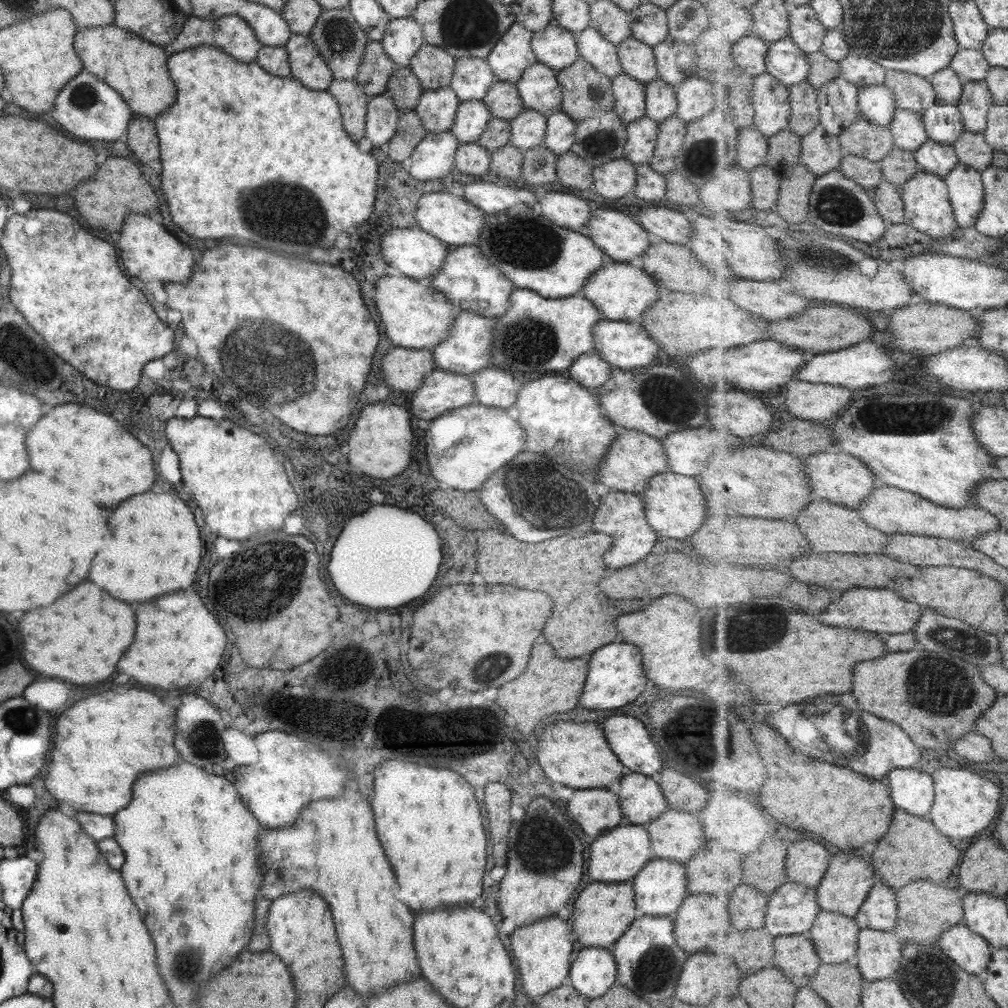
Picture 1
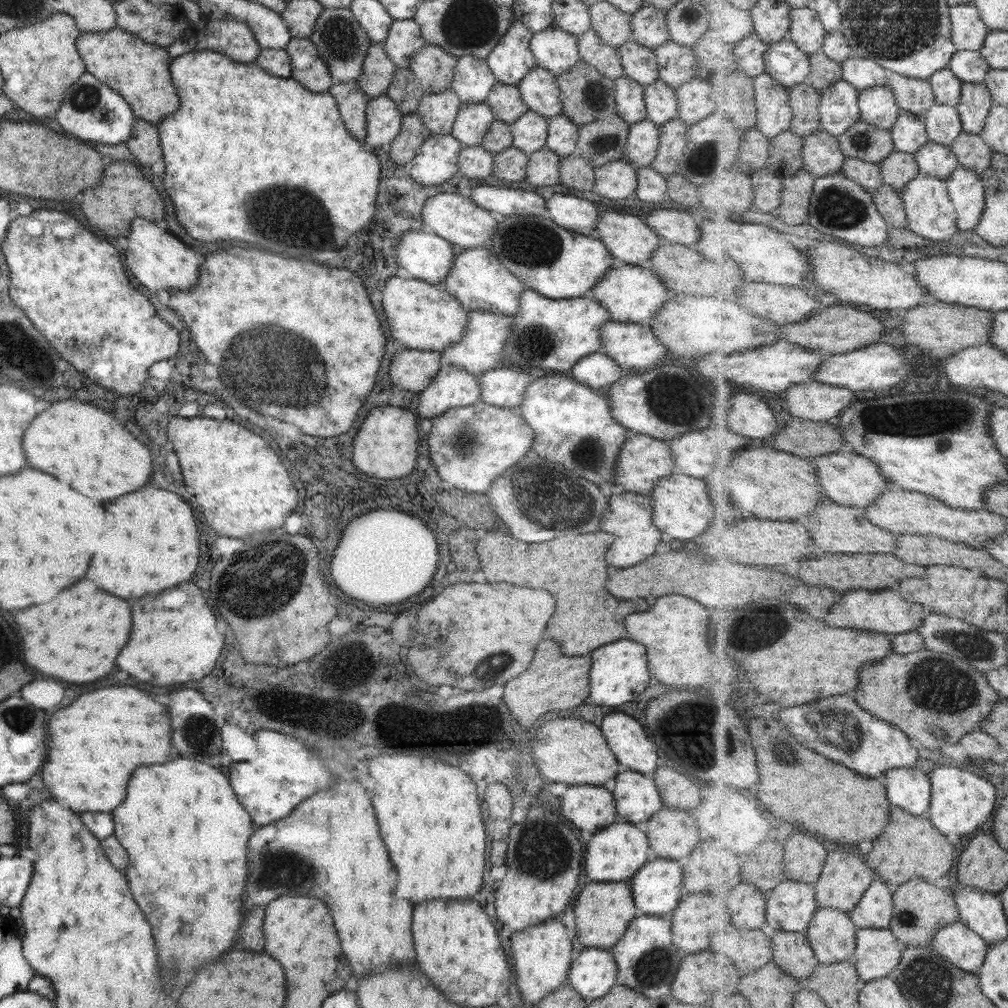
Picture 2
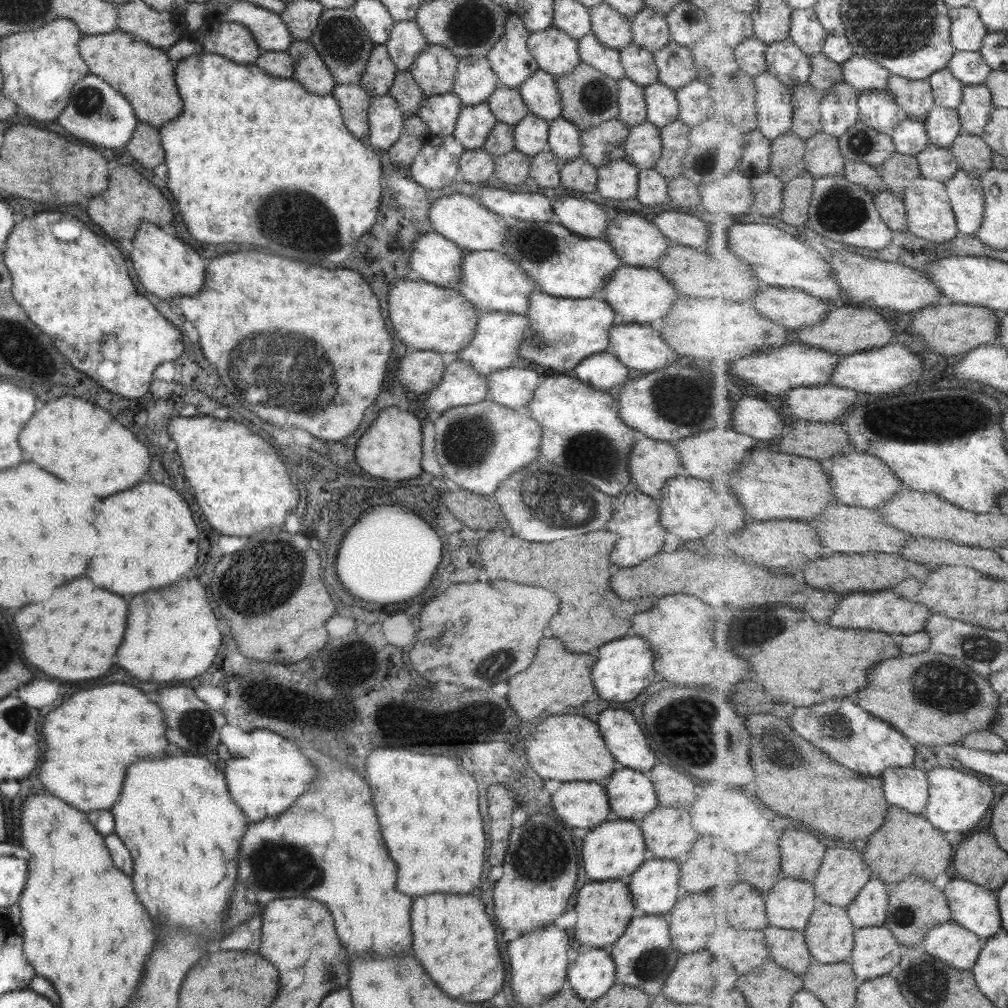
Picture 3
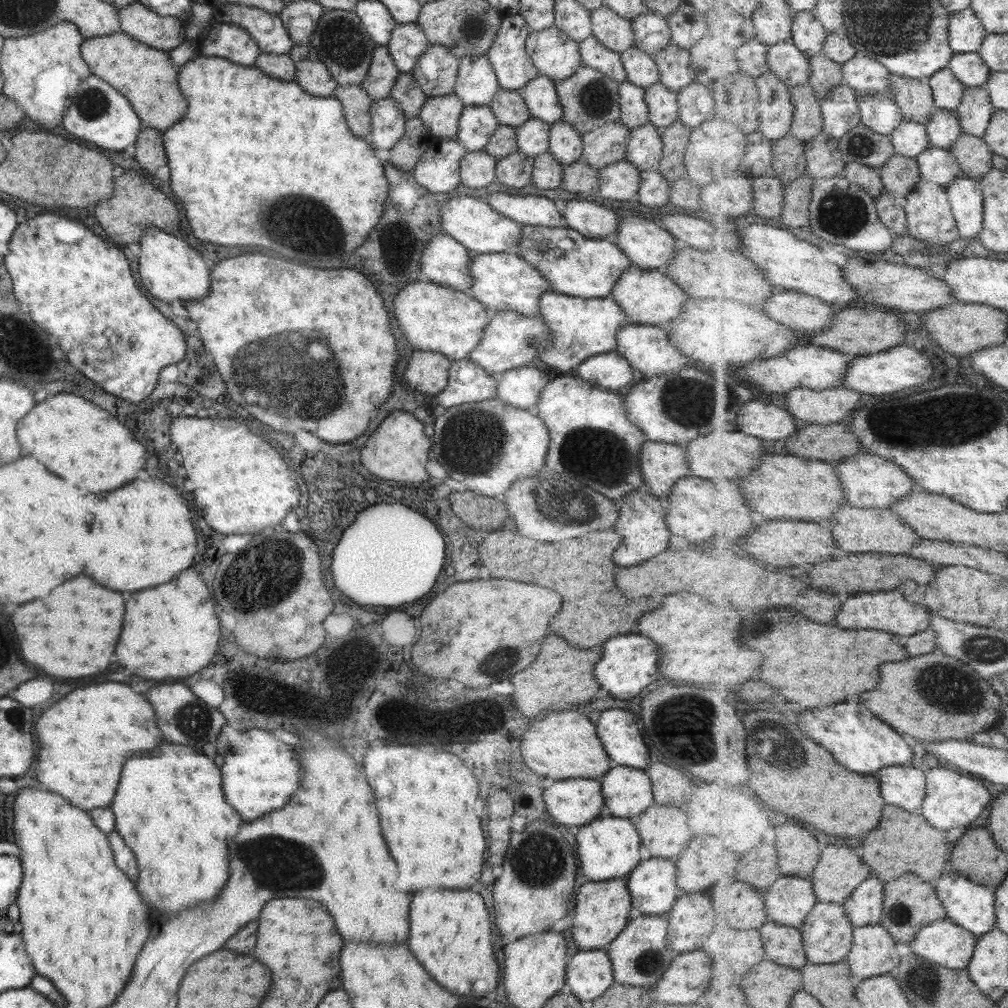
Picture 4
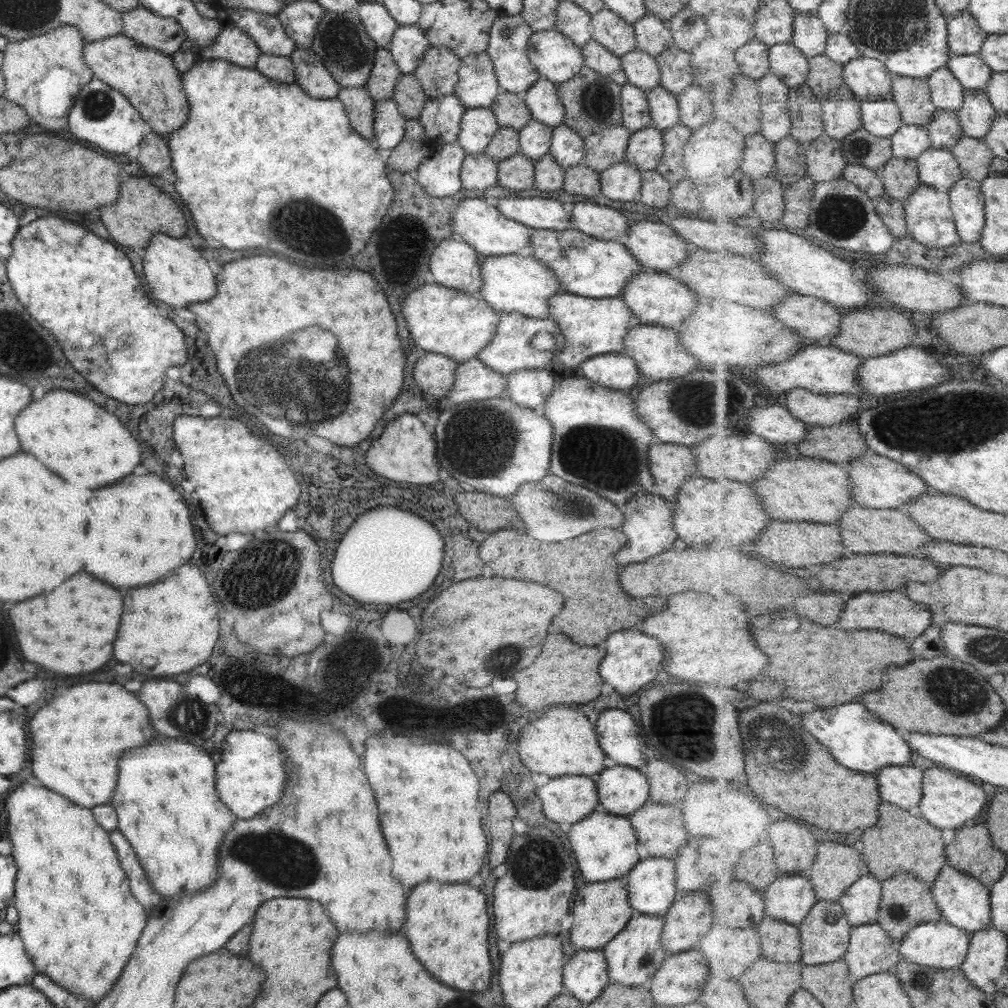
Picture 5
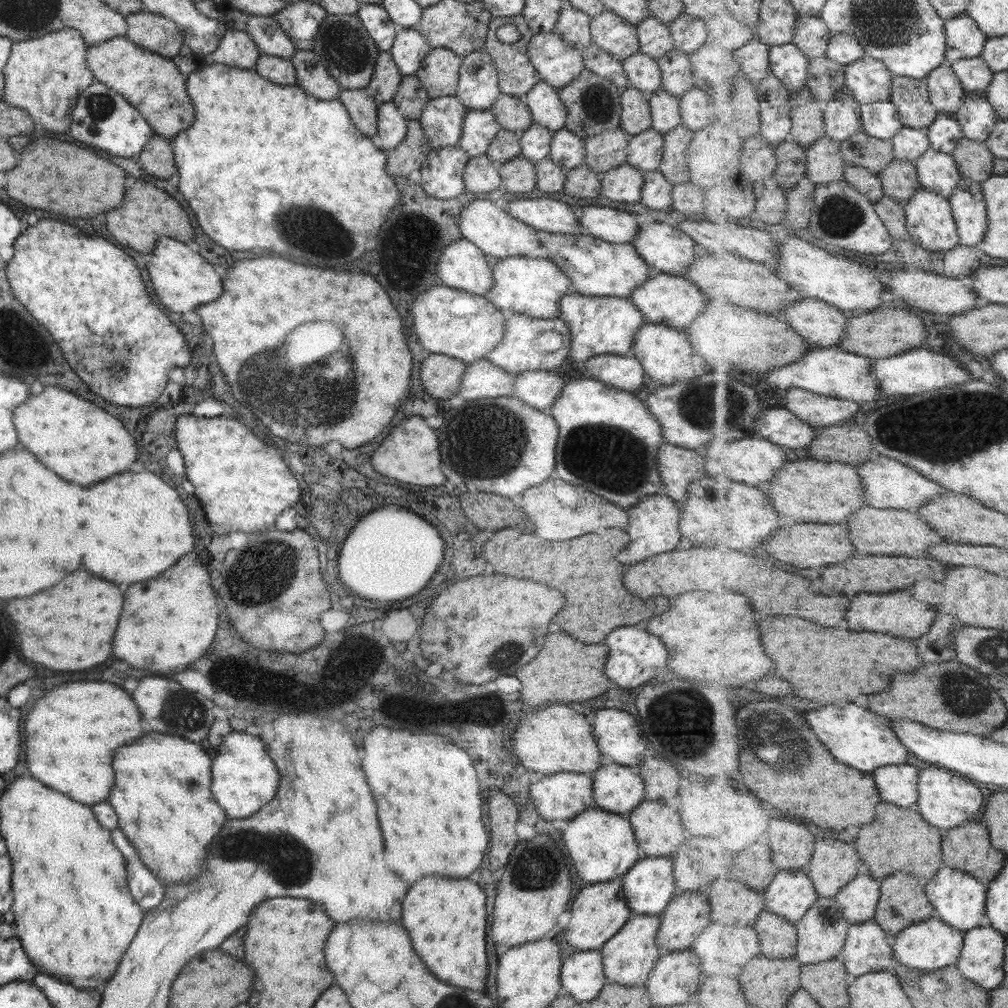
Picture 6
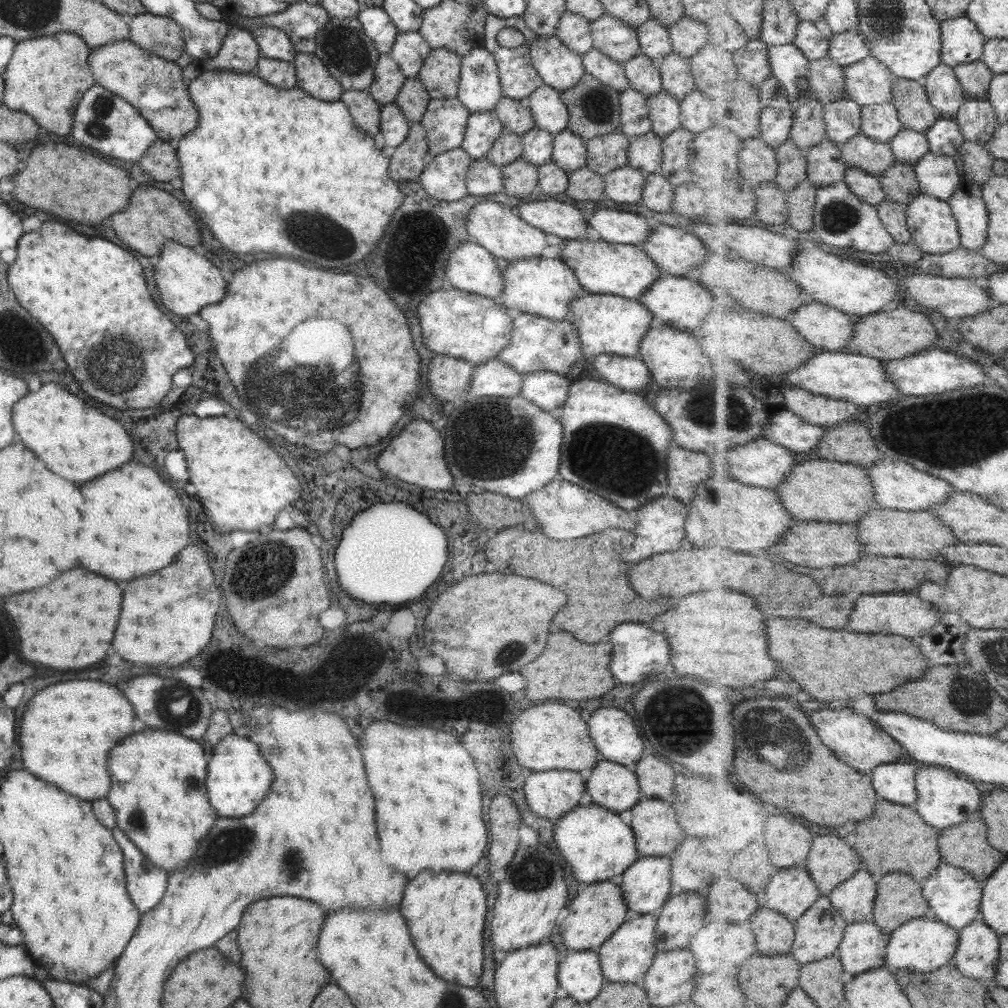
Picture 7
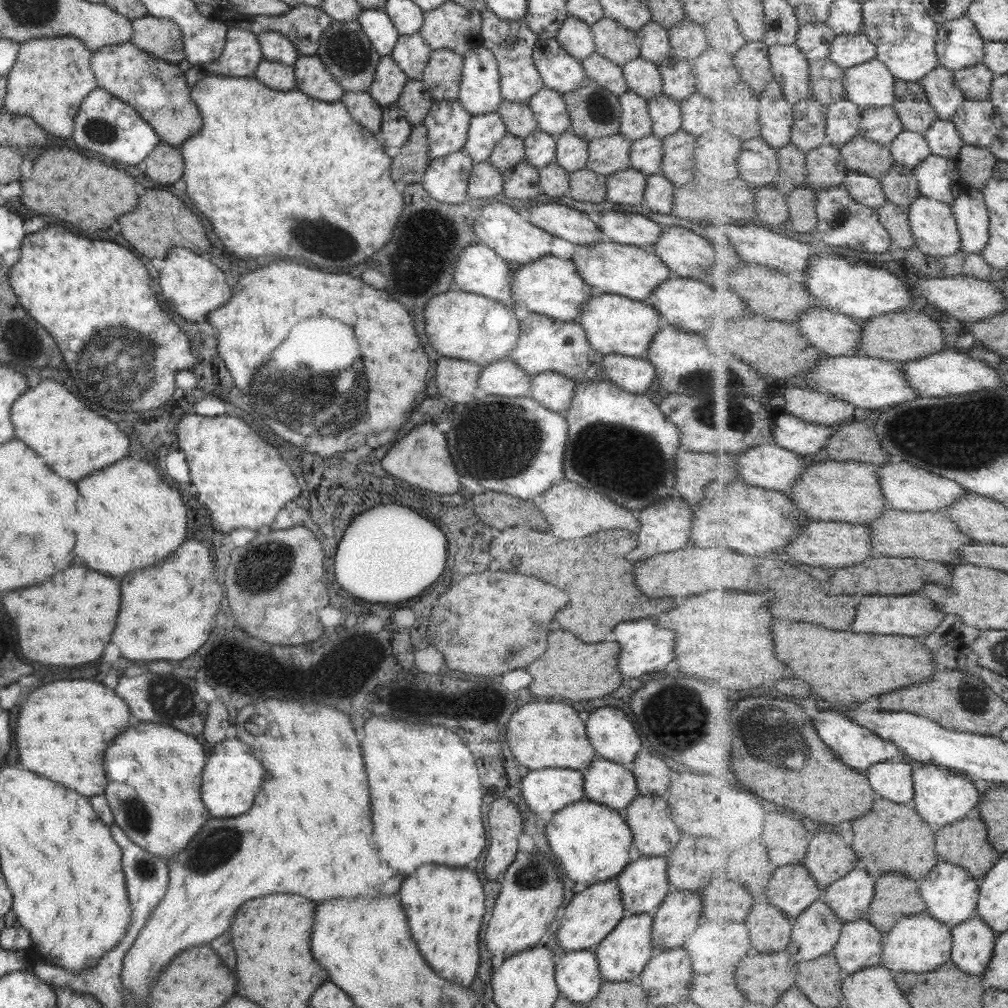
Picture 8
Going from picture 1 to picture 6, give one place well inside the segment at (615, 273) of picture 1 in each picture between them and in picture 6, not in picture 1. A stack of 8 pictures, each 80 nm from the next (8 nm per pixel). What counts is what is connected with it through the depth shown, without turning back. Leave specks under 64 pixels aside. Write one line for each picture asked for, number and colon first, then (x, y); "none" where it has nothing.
2: (631, 294)
3: (637, 295)
4: (648, 297)
5: (657, 298)
6: (669, 300)

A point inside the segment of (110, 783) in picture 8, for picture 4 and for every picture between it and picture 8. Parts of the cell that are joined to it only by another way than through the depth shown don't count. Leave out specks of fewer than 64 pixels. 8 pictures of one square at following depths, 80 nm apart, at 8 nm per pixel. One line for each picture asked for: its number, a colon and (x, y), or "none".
4: (168, 808)
5: (167, 808)
6: (160, 795)
7: (158, 796)

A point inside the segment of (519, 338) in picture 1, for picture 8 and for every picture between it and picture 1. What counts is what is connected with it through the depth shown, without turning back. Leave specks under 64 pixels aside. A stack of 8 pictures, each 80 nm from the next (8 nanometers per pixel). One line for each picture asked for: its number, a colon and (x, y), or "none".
2: (553, 334)
3: (561, 332)
4: (579, 328)
5: (590, 327)
6: (606, 325)
7: (606, 324)
8: (613, 324)

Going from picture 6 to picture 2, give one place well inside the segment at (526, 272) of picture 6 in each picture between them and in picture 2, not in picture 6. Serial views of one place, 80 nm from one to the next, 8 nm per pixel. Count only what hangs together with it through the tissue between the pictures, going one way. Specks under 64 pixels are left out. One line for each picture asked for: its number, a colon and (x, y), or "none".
2: (477, 280)
3: (489, 281)
4: (500, 281)
5: (517, 283)

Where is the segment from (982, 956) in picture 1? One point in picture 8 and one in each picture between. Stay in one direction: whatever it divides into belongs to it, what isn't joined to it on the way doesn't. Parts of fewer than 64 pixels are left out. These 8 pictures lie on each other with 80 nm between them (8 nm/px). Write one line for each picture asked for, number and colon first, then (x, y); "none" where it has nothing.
2: (967, 949)
3: (960, 947)
4: (943, 942)
5: (945, 946)
6: (931, 944)
7: (924, 944)
8: (920, 943)

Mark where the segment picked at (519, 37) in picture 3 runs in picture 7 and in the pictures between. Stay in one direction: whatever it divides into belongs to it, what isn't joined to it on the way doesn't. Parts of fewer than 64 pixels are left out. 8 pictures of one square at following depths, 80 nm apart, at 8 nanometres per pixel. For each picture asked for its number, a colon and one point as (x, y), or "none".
4: (512, 68)
5: (514, 73)
6: (516, 76)
7: (517, 77)

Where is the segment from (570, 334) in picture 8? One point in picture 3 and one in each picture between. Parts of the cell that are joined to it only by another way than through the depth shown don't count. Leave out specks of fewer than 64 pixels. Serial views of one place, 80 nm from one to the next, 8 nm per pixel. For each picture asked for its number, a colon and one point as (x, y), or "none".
3: (494, 345)
4: (510, 340)
5: (520, 343)
6: (528, 344)
7: (536, 344)

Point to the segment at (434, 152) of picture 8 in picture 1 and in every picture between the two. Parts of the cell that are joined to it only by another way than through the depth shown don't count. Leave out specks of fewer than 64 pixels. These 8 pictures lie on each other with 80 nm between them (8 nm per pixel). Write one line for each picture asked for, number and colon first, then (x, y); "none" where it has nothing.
1: (436, 109)
2: (437, 112)
3: (439, 113)
4: (439, 115)
5: (440, 117)
6: (441, 119)
7: (444, 121)

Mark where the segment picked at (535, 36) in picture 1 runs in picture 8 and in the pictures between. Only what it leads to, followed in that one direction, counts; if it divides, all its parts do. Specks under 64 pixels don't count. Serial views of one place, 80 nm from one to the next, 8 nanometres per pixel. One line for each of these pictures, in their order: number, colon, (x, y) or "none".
2: (554, 50)
3: (556, 53)
4: (554, 55)
5: (556, 59)
6: (557, 63)
7: (559, 68)
8: (560, 72)

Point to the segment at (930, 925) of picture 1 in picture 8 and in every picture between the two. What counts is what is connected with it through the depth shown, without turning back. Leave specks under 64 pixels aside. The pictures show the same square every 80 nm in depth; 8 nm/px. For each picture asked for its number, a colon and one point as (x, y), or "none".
2: (921, 909)
3: (917, 906)
4: (910, 904)
5: (907, 903)
6: (904, 902)
7: (901, 899)
8: (896, 896)

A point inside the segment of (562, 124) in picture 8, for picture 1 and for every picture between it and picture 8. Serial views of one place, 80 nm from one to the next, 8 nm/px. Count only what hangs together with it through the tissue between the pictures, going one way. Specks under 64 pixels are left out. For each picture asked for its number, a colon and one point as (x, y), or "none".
1: (537, 86)
2: (538, 90)
3: (539, 93)
4: (539, 95)
5: (541, 99)
6: (546, 109)
7: (549, 113)

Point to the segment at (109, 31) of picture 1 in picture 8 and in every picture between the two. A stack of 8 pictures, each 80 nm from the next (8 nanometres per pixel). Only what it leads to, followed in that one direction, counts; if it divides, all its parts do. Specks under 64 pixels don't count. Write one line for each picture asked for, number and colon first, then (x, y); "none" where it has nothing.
2: (139, 73)
3: (142, 74)
4: (146, 77)
5: (147, 79)
6: (150, 83)
7: (153, 86)
8: (156, 89)

